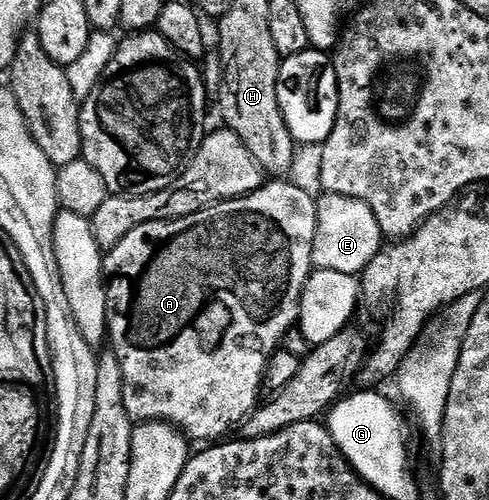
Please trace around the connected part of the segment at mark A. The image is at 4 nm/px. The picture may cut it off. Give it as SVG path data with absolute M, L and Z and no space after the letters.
M269 180L260 190L253 190L241 198L233 198L230 202L220 202L203 212L195 212L186 218L176 218L177 226L169 226L169 230L181 230L165 250L161 250L161 258L153 262L153 270L141 272L142 284L140 295L136 300L136 317L133 318L133 330L117 330L117 346L112 350L115 361L121 367L123 384L123 404L127 408L134 423L166 422L176 427L194 443L209 444L214 440L226 437L229 429L240 427L259 406L257 393L262 393L265 365L269 362L274 350L282 345L285 333L296 327L299 322L299 301L301 289L305 286L314 269L313 241L317 227L317 203L315 198L307 195L290 180Z

